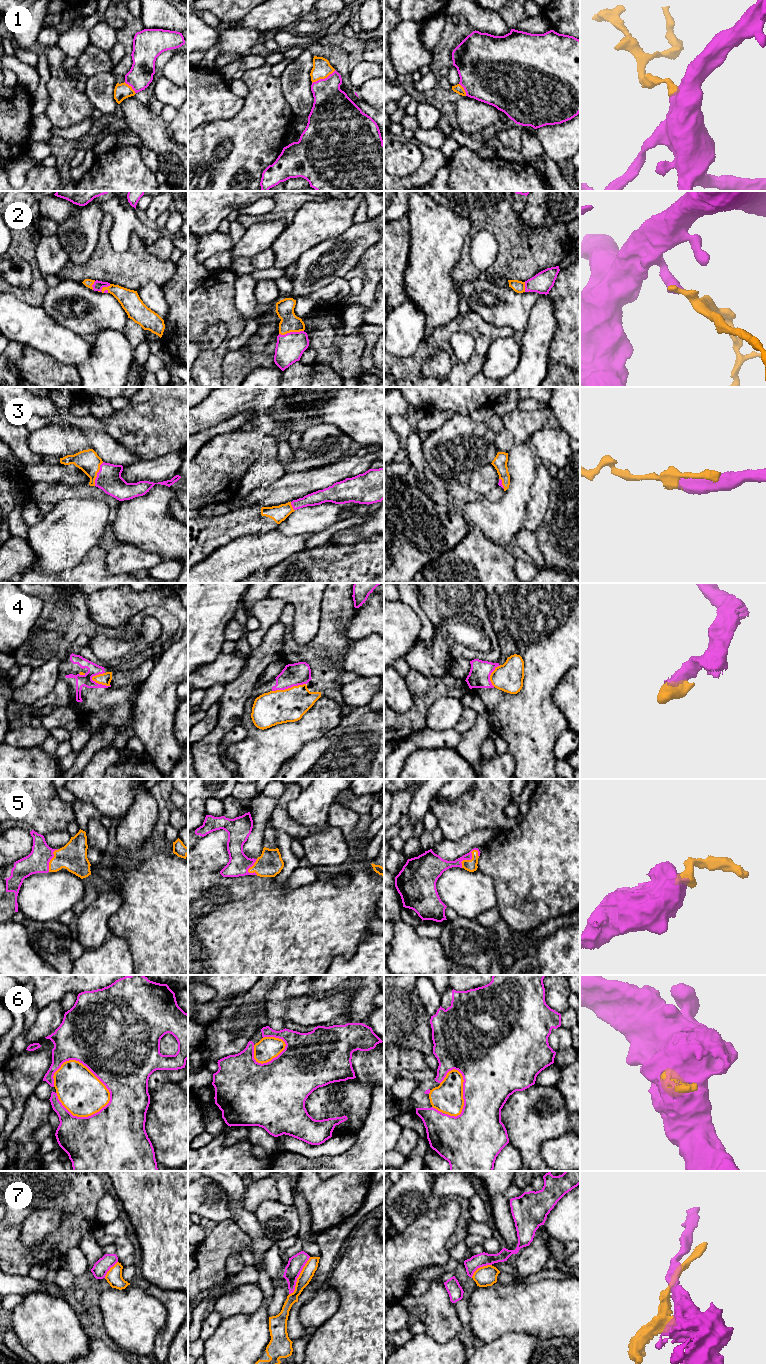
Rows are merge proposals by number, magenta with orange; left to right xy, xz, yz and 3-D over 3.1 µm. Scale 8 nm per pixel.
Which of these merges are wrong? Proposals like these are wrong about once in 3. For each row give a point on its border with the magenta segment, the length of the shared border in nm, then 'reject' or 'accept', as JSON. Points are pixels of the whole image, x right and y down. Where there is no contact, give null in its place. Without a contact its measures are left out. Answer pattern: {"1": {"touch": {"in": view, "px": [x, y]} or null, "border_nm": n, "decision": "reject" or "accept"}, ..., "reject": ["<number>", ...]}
{"1": {"touch": {"in": "xz", "px": [323, 79]}, "border_nm": 220, "decision": "accept"}, "2": {"touch": {"in": "xz", "px": [291, 332]}, "border_nm": 200, "decision": "accept"}, "3": {"touch": {"in": "xy", "px": [97, 474]}, "border_nm": 200, "decision": "accept"}, "4": {"touch": {"in": "xz", "px": [288, 687]}, "border_nm": 280, "decision": "reject"}, "5": {"touch": {"in": "yz", "px": [469, 859]}, "border_nm": 200, "decision": "accept"}, "6": {"touch": {"in": "xy", "px": [98, 1078]}, "border_nm": 500, "decision": "reject"}, "7": {"touch": {"in": "xz", "px": [298, 1276]}, "border_nm": 340, "decision": "reject"}, "reject": ["4", "6", "7"]}

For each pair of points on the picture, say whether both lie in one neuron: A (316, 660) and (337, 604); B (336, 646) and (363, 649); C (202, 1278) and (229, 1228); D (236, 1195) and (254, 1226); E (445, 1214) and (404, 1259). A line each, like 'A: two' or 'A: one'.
A: one
B: two
C: one
D: one
E: one

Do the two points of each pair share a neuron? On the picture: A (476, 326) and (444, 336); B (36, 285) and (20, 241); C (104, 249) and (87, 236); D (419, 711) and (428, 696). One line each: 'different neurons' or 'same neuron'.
A: same neuron
B: same neuron
C: different neurons
D: same neuron

